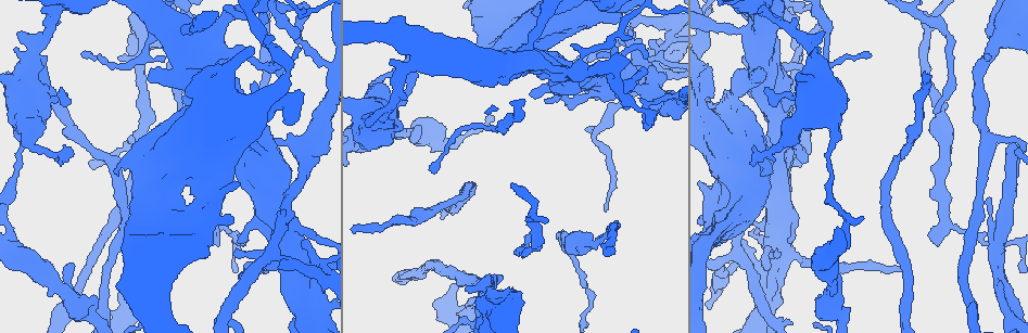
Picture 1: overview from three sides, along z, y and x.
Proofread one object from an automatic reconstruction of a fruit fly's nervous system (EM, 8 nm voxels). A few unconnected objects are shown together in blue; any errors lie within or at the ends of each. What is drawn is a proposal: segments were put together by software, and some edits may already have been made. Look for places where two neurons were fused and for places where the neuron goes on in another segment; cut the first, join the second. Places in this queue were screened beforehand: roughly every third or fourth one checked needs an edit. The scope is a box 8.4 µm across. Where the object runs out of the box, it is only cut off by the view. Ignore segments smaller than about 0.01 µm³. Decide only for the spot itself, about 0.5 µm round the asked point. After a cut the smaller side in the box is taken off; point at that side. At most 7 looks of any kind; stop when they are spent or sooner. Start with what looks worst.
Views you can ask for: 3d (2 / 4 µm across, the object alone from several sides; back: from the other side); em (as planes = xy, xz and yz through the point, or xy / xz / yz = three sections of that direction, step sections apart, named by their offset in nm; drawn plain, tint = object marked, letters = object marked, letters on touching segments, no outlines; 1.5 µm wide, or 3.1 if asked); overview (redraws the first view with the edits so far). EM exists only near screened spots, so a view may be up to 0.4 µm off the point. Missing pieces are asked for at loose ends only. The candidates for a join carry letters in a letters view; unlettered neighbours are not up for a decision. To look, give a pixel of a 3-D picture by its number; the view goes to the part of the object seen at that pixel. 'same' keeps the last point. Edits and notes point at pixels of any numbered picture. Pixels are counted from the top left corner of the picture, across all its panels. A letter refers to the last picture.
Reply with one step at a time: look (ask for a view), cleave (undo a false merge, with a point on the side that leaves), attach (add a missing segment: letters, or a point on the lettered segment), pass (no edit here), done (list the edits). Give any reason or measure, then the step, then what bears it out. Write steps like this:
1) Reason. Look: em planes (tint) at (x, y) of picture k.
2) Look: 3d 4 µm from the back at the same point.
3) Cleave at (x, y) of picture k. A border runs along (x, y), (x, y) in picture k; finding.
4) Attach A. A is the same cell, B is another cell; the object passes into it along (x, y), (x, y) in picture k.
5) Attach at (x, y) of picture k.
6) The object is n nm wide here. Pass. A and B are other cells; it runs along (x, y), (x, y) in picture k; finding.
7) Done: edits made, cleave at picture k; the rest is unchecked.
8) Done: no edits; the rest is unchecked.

Closes a loop. Look: em planes (letters) at (299, 38) of picture 1.

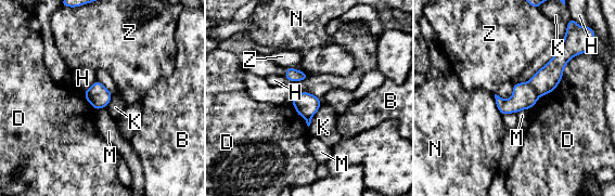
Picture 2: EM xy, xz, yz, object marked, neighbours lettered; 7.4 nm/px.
Cleave at (524, 96) of picture 2. B, D, H, K, M, N and Z are other cells; two neurons meet here.

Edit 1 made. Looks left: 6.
Look: overview.

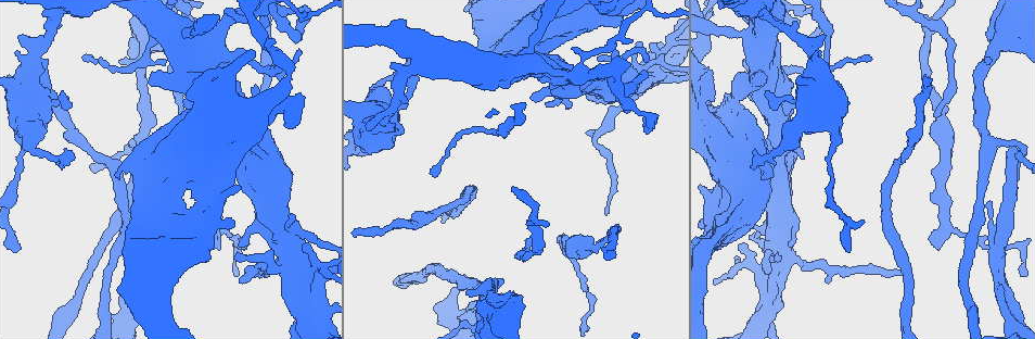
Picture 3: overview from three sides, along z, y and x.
An open end. Look: em yz step 8 (letters) at (940, 248) of picture 3.

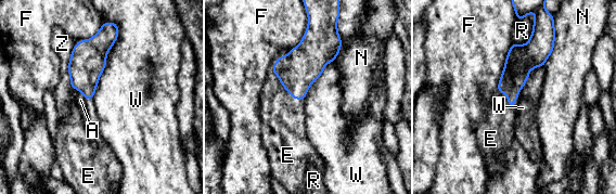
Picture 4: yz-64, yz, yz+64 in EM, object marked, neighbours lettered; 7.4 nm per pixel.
Attach E. E is the same cell, A, F, N, R, W and Z are other cells; the object passes into it along (296, 72), (282, 85), (278, 117) in picture 4; it goes on there.

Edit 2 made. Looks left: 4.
Done: edits made, cleave at picture 2, attach at picture 4; the rest is unchecked.

